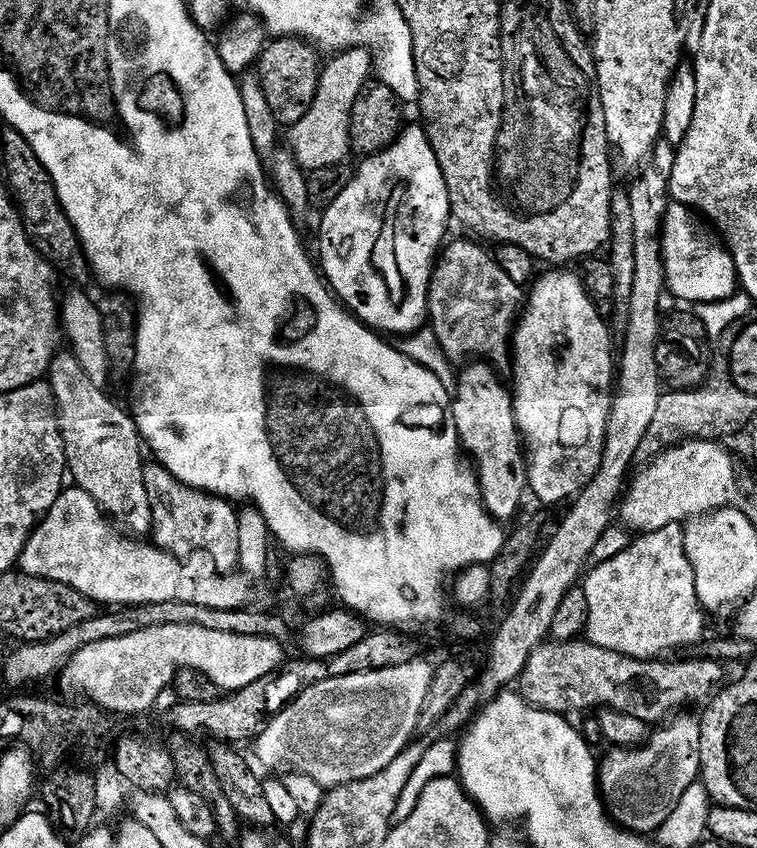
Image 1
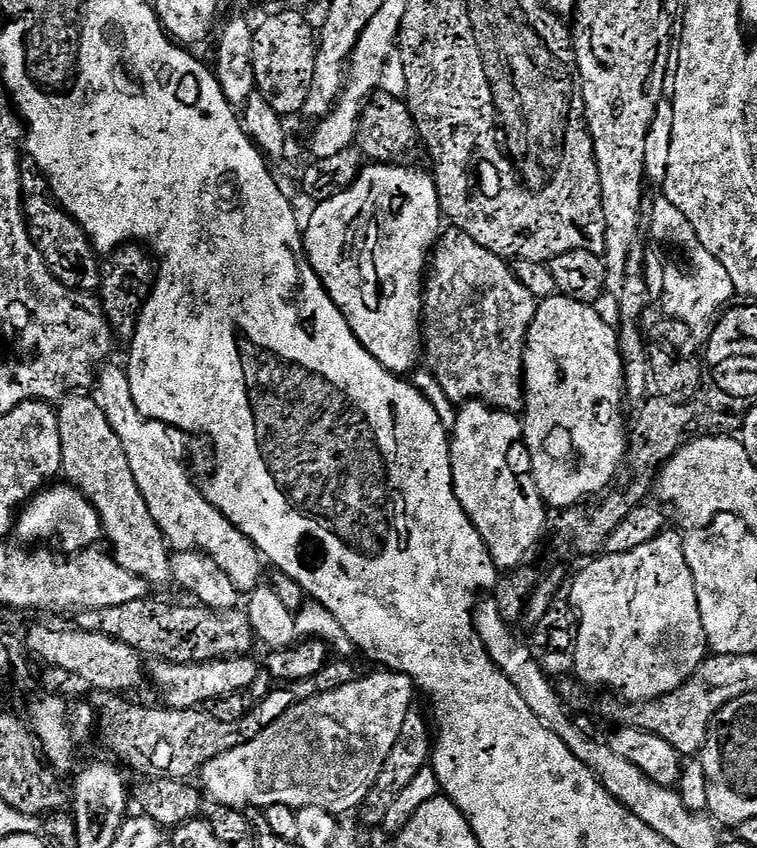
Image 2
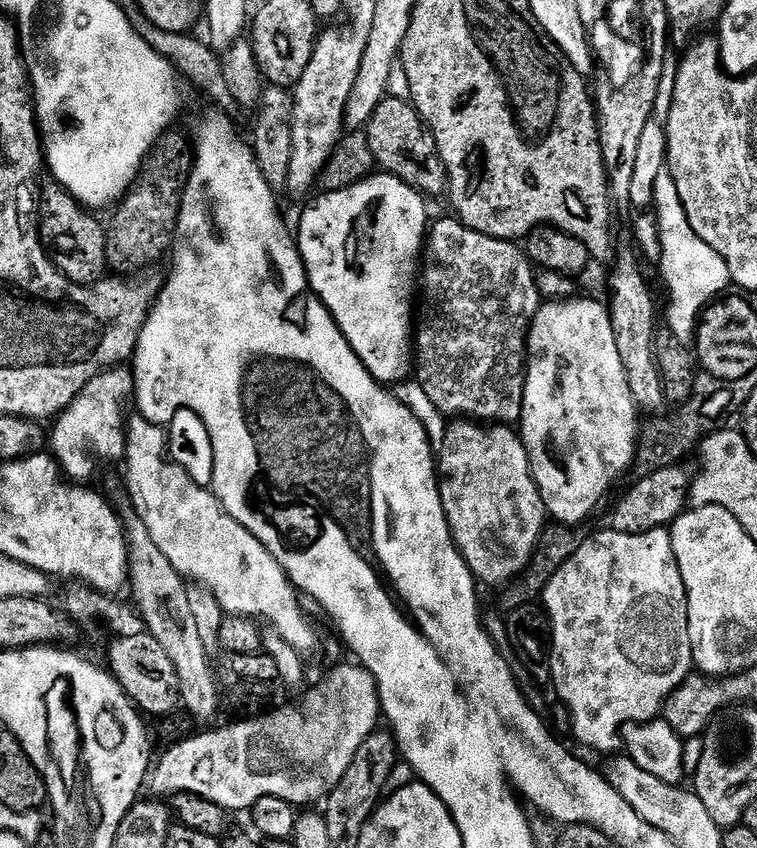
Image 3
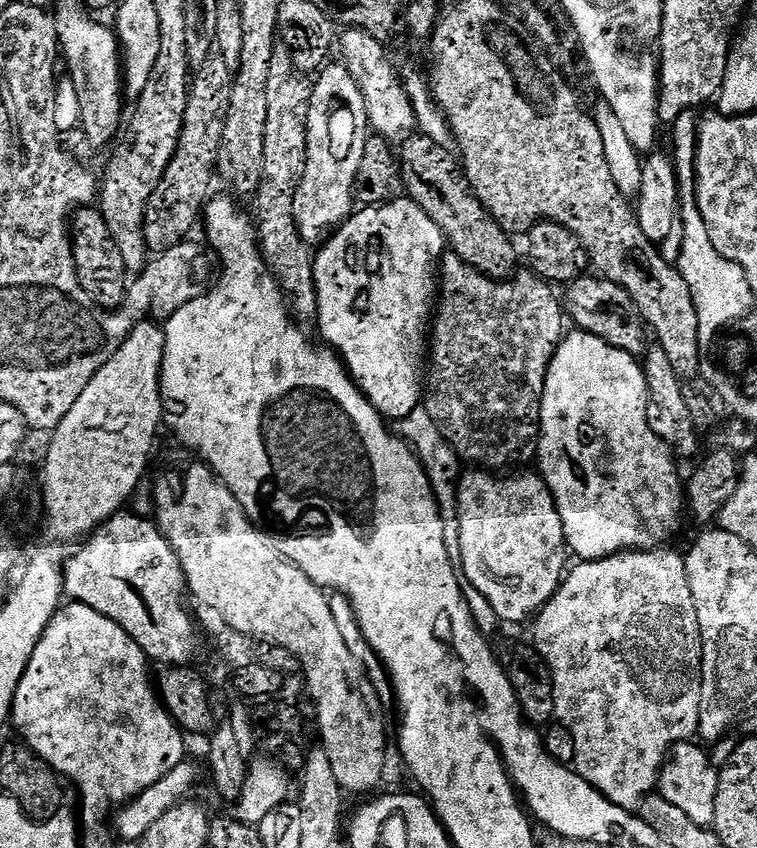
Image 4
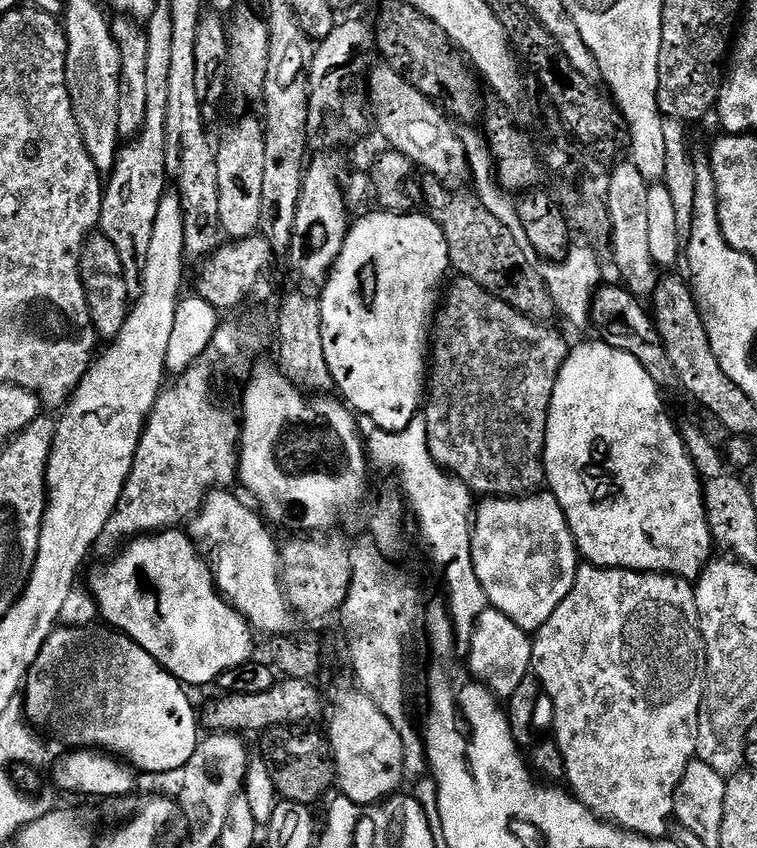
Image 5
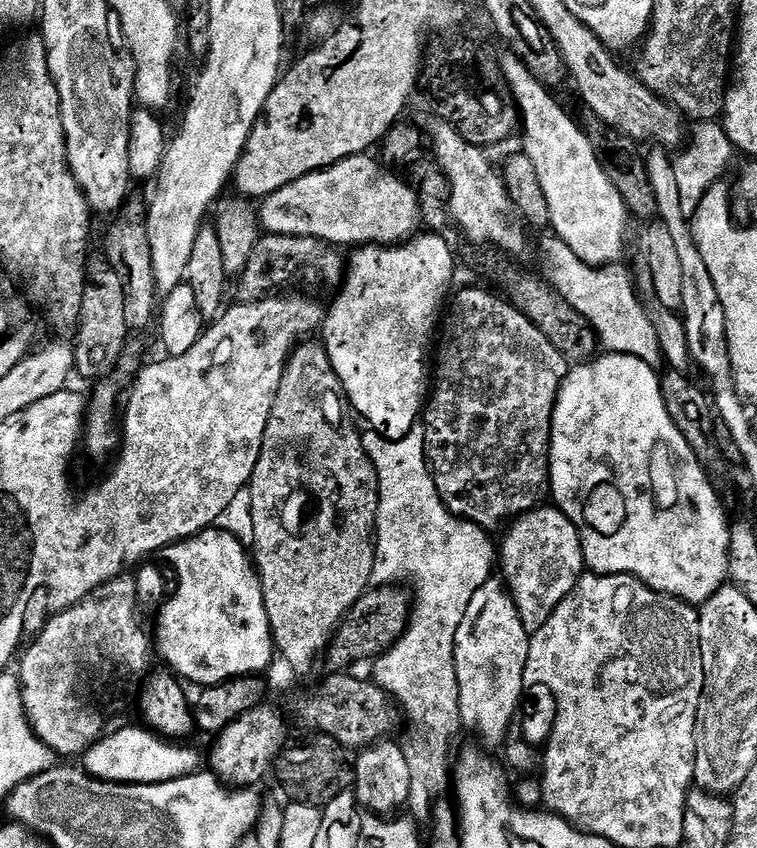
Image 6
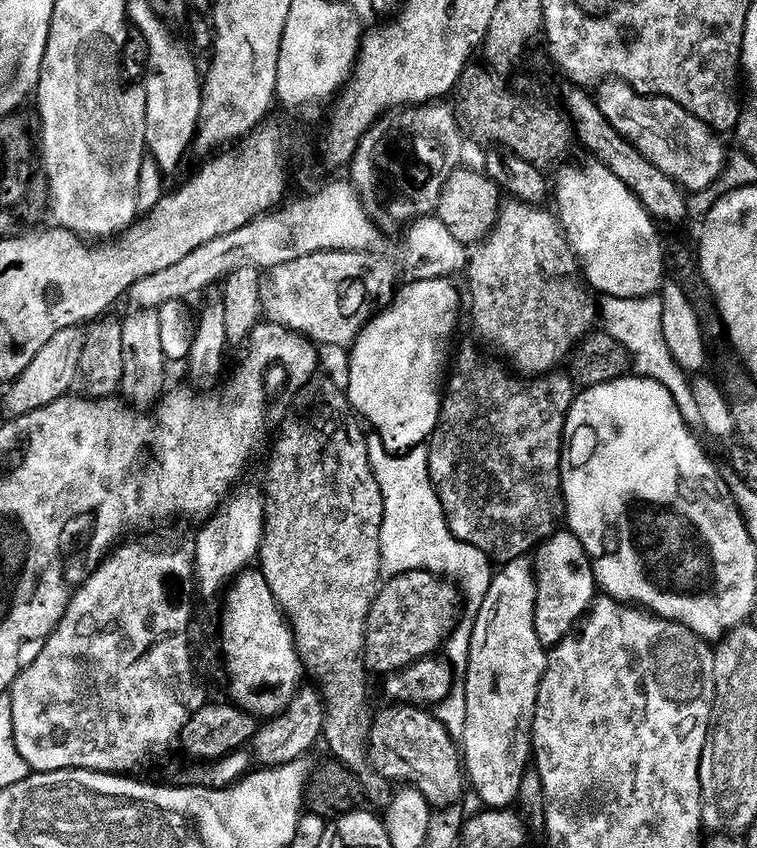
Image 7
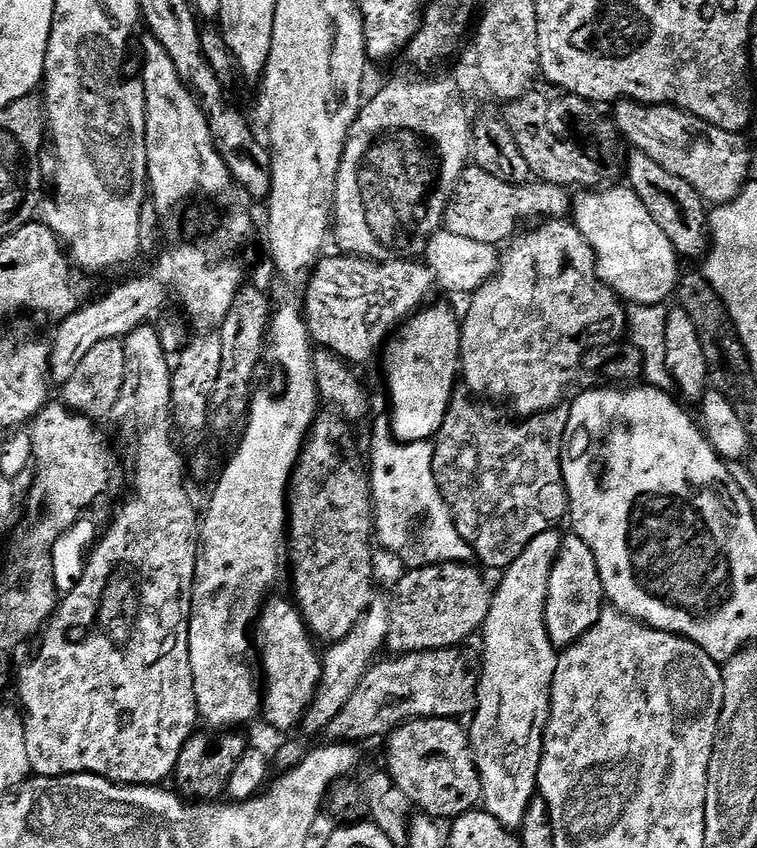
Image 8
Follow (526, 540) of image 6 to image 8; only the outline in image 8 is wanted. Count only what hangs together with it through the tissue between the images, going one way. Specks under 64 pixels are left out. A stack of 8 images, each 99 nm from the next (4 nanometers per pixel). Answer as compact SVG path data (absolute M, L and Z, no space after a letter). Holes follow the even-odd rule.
M565 535L560 555L557 556L556 565L552 568L552 577L548 583L548 601L544 607L548 636L557 649L568 648L591 631L605 604L606 597L600 581L600 571L590 546L586 546L586 542L582 542L578 535Z

